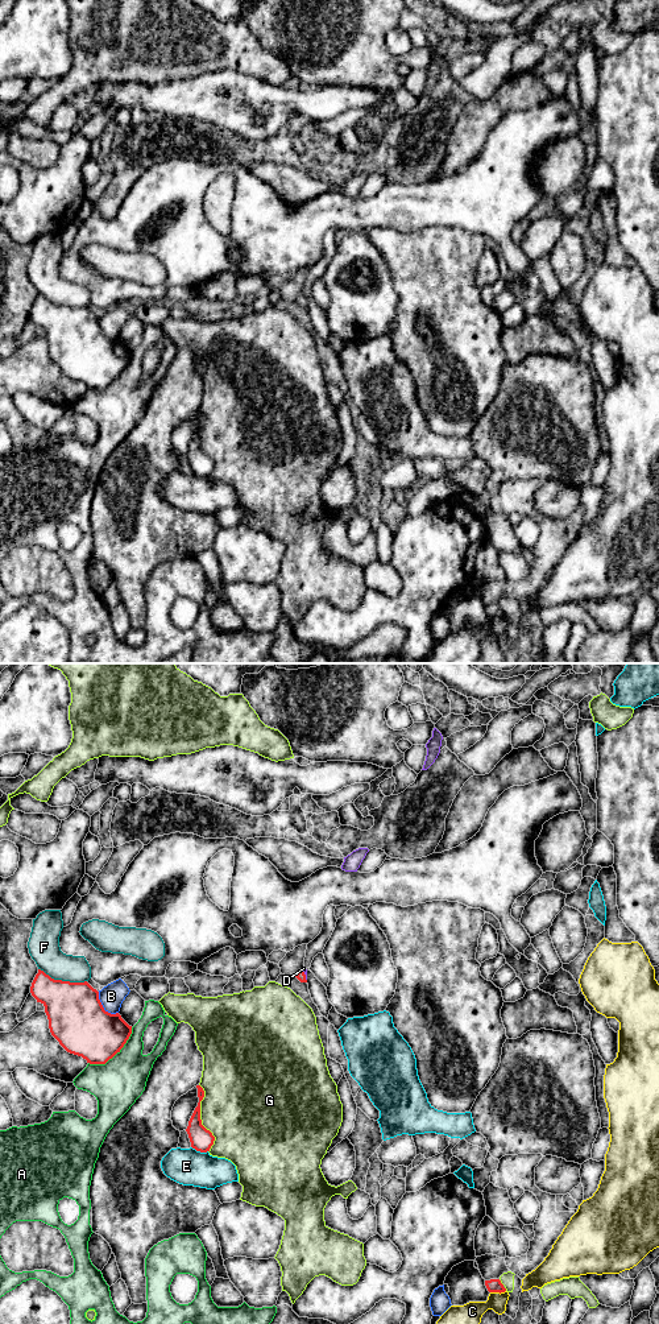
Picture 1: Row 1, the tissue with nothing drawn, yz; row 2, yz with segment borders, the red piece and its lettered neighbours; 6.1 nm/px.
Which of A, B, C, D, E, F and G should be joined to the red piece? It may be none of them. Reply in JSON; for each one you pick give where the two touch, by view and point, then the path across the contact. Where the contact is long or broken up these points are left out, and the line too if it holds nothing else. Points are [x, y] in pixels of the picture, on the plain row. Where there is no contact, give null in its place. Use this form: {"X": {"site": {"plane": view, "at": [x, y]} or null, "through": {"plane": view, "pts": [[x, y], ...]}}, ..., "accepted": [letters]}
{"D": {"site": {"plane": "yz", "at": [305, 300]}, "through": {"plane": "yz", "pts": [[301, 301], [305, 300], [303, 293]]}}, "accepted": ["D"]}

